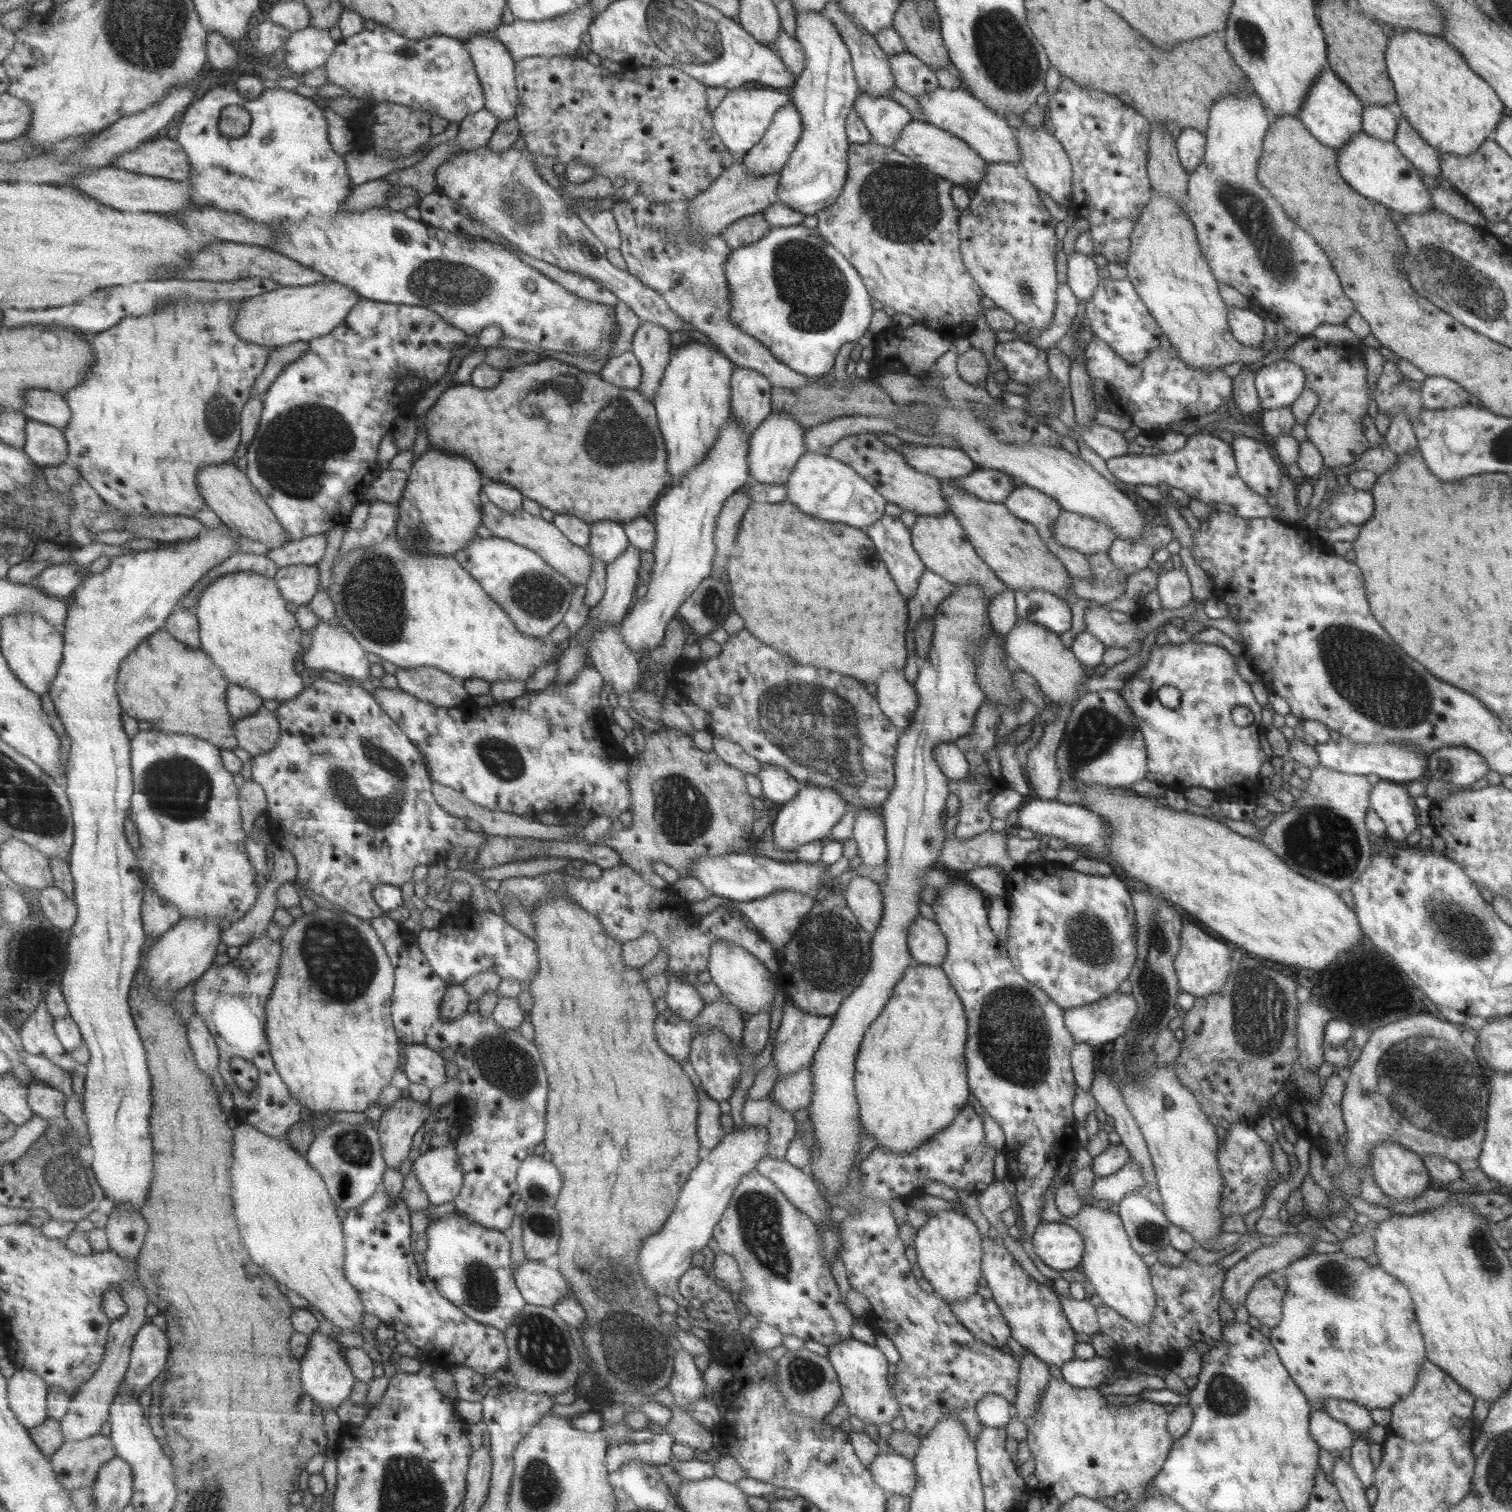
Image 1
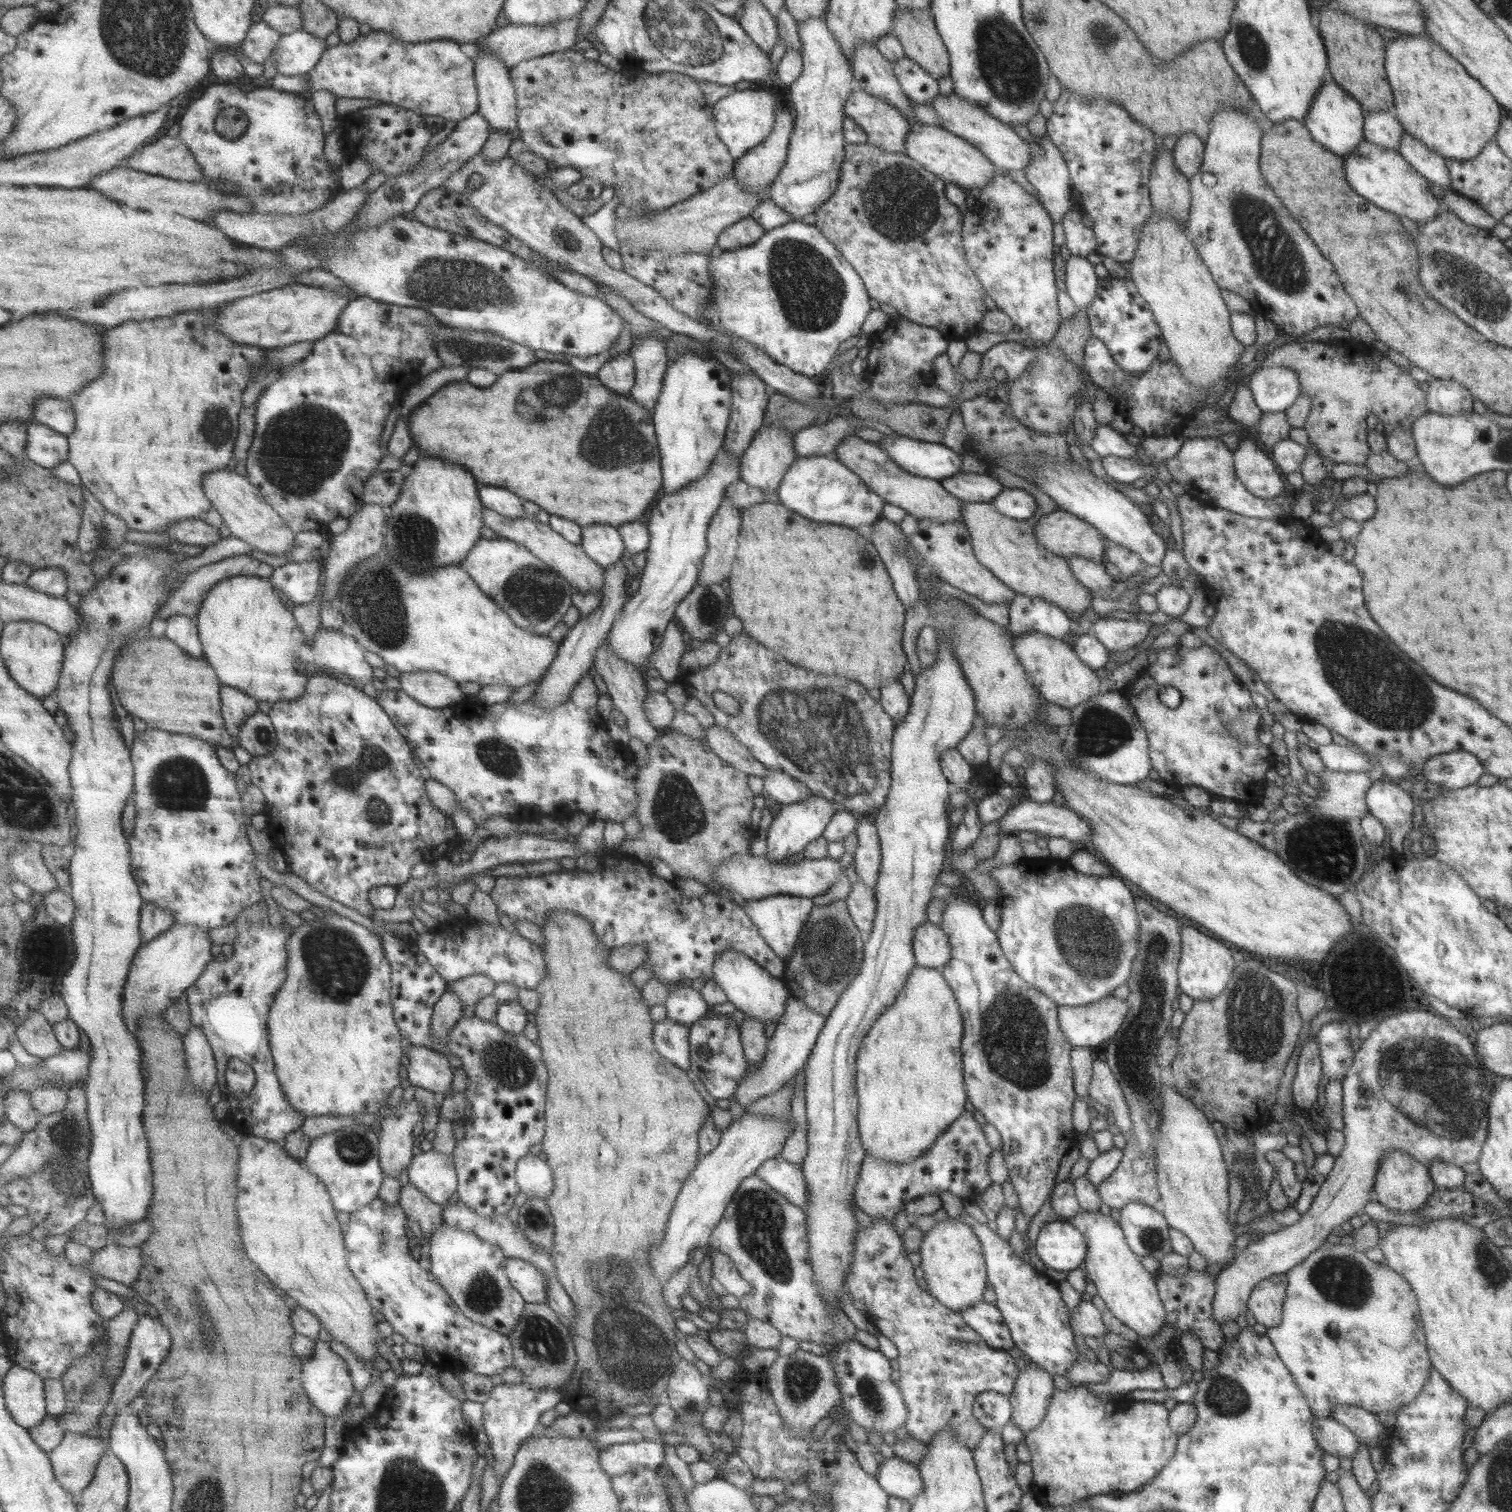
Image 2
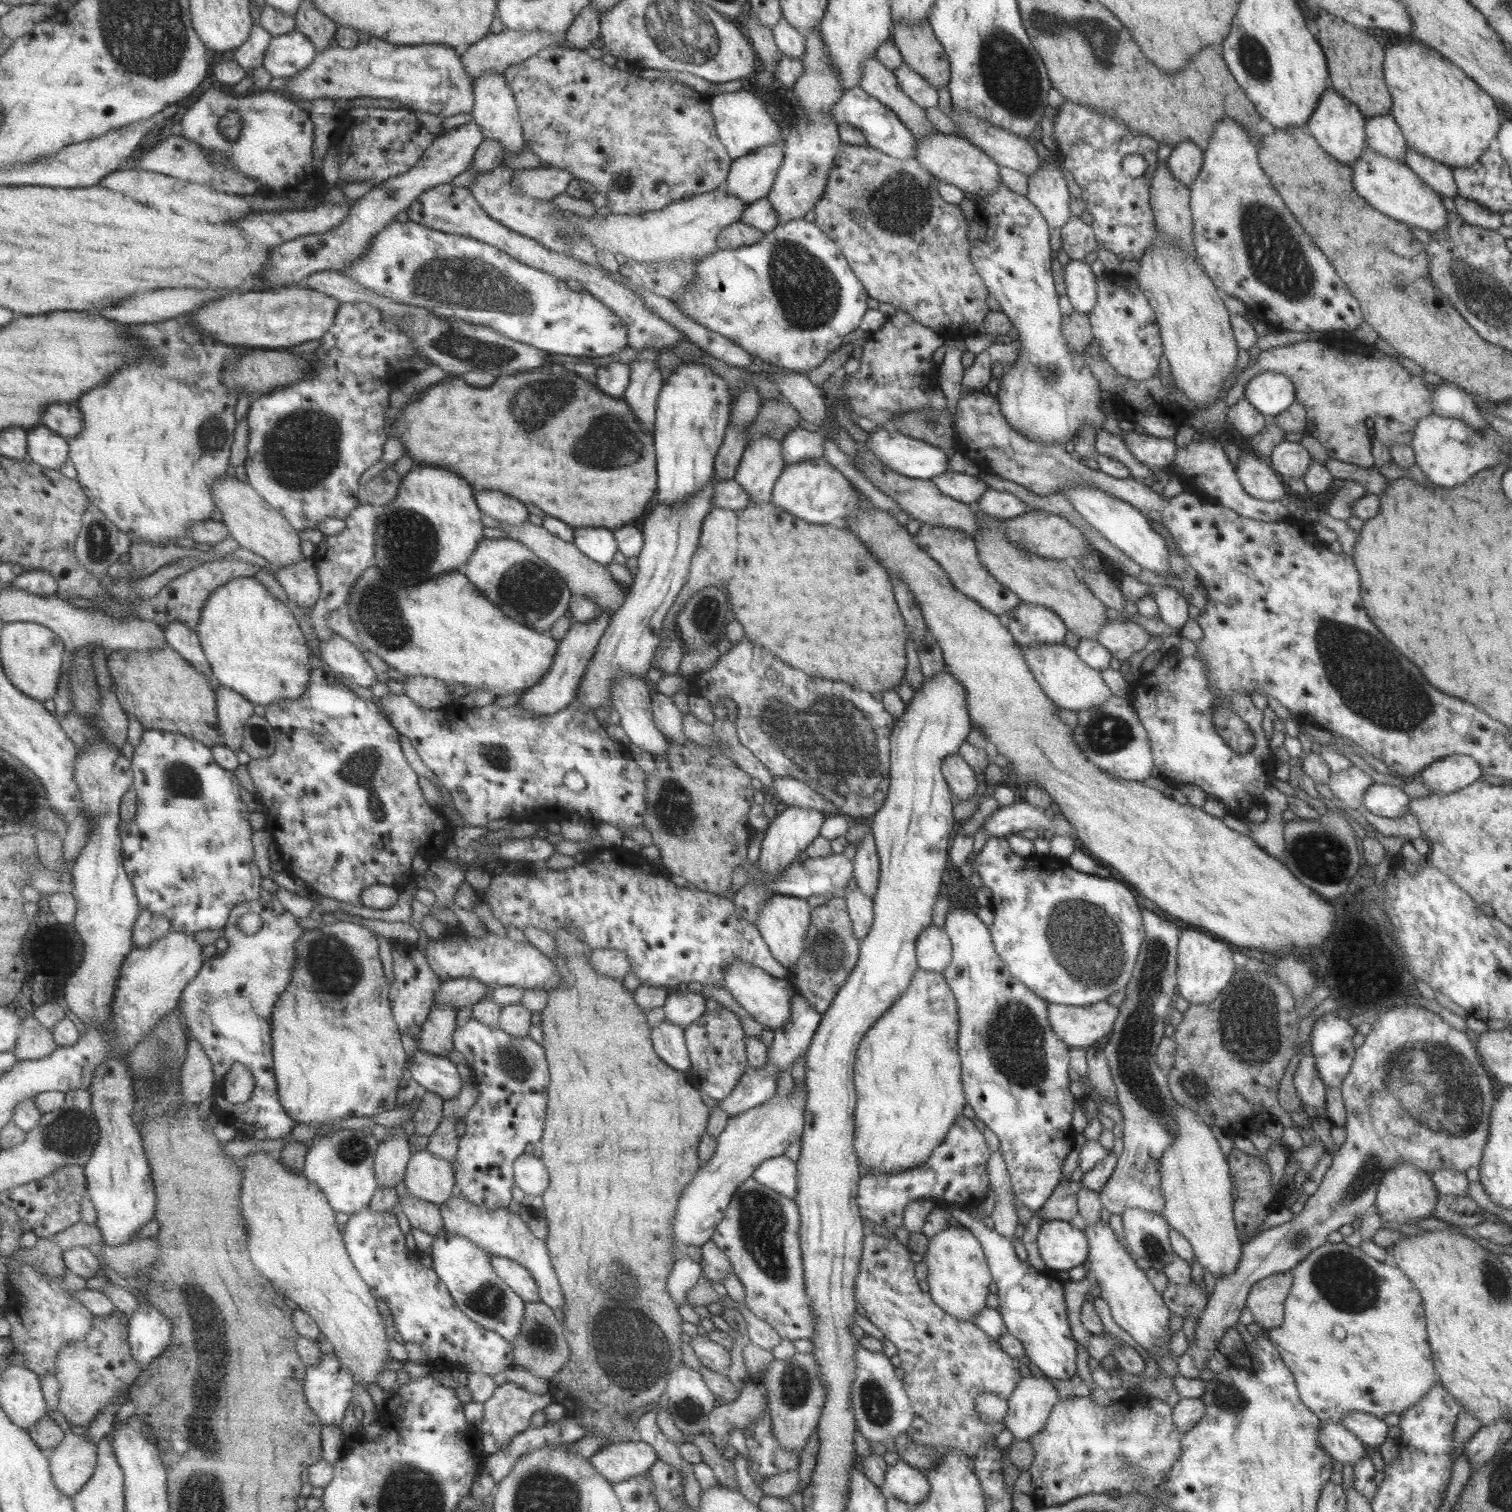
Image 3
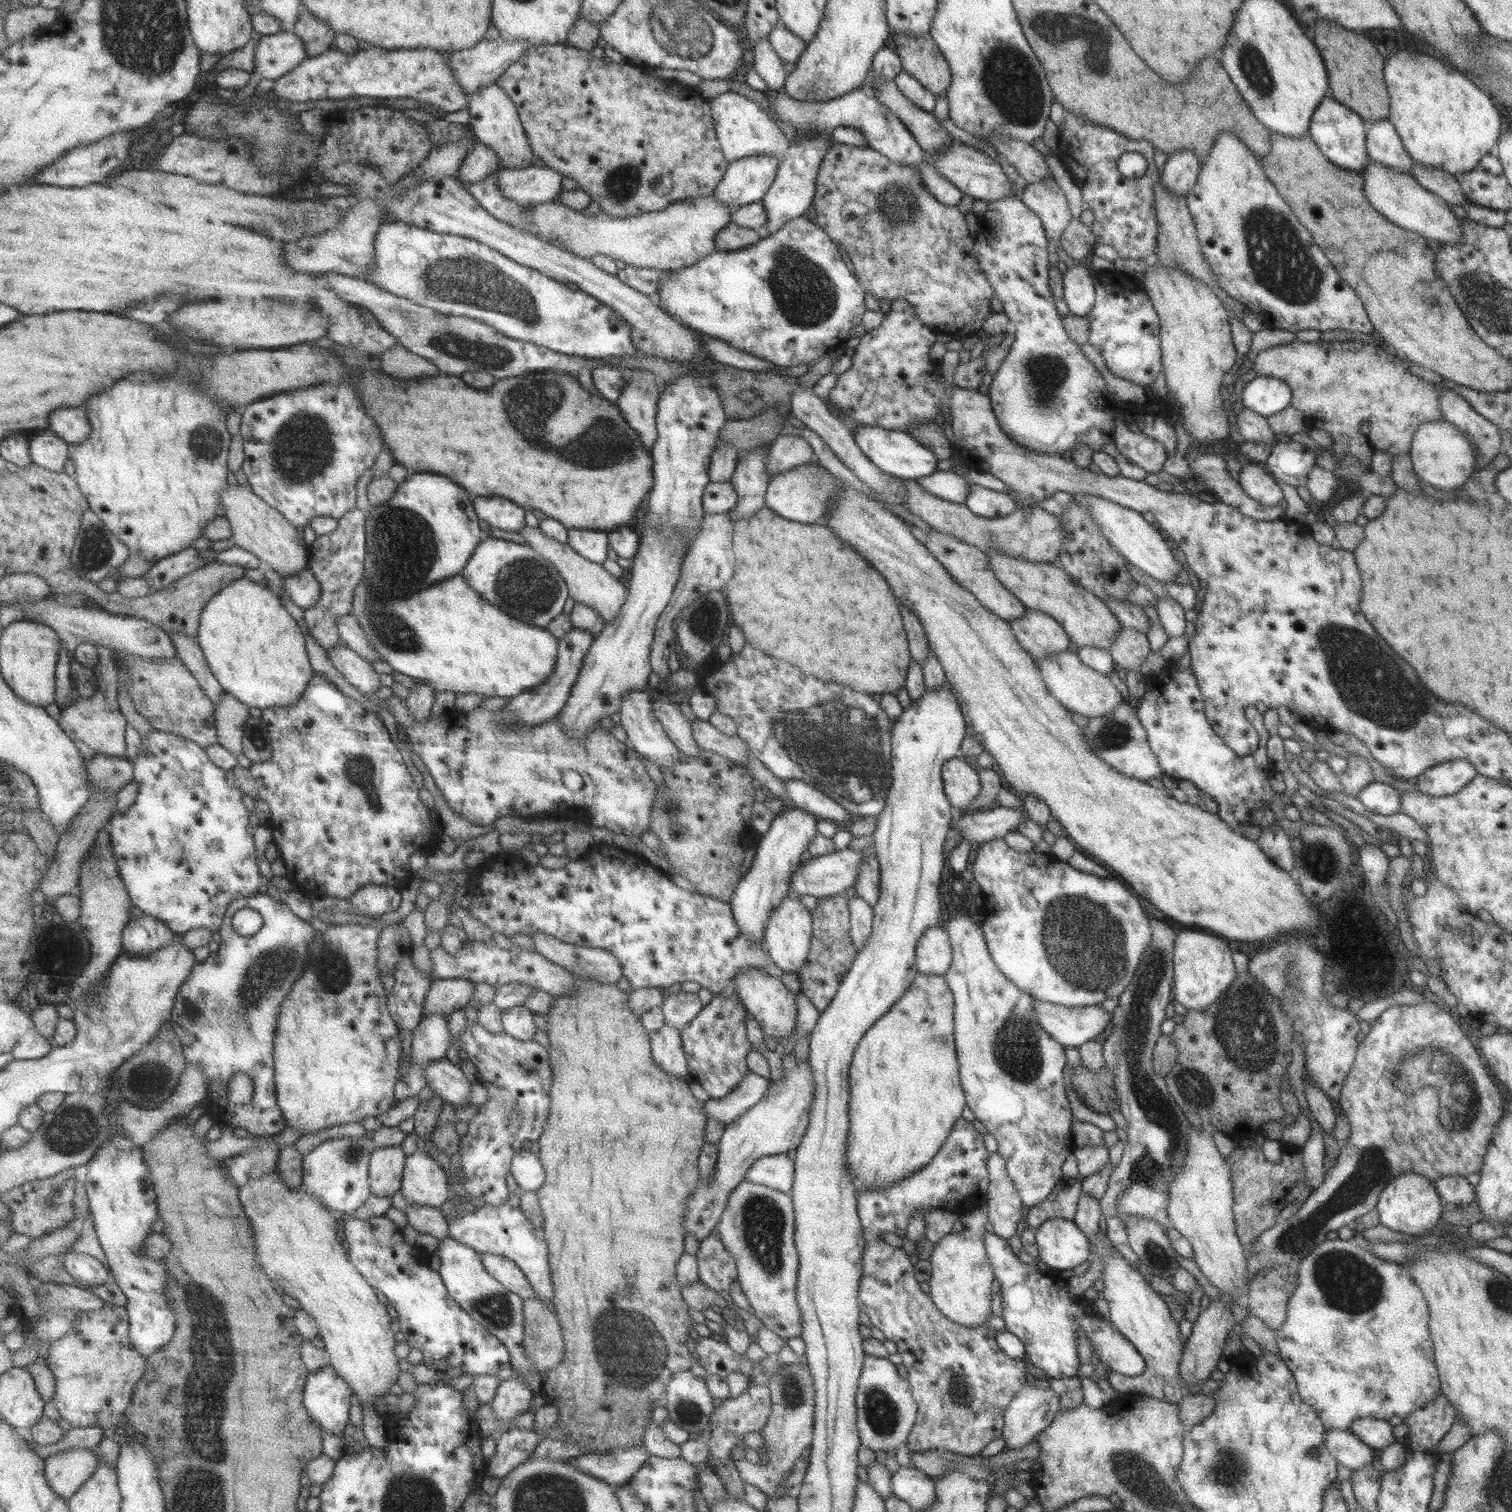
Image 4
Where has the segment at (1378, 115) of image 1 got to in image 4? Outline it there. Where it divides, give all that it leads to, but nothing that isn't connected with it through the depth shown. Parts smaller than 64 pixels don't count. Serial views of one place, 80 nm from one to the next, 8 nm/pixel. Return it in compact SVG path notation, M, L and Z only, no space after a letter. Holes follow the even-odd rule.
M1388 119L1367 124L1366 153L1368 158L1385 168L1412 174L1414 162L1405 152L1401 139Z

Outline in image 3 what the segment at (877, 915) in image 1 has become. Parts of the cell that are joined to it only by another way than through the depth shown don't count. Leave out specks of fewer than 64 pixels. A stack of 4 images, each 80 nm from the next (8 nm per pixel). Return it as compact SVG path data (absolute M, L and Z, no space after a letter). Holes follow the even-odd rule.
M859 889L846 892L843 898L845 898L853 936L860 941L869 932L872 925L872 899Z

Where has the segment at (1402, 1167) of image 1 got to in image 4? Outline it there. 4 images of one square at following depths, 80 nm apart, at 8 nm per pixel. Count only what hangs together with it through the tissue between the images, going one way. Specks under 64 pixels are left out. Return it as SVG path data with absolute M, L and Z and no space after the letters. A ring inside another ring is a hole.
M1413 1173L1397 1175L1385 1182L1375 1206L1379 1223L1391 1231L1418 1237L1431 1232L1441 1220L1444 1206L1437 1195L1433 1181Z

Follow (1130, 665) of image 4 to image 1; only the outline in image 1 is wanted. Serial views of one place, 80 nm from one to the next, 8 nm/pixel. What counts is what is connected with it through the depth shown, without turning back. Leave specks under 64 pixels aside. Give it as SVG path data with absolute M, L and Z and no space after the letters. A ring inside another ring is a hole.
M1086 606L1087 611L1084 613L1084 624L1085 630L1092 634L1101 644L1105 647L1109 646L1111 648L1123 648L1130 642L1137 640L1138 638L1143 639L1148 632L1151 632L1155 626L1160 626L1167 622L1167 616L1169 612L1164 609L1157 610L1157 612L1147 612L1142 614L1140 617L1133 617L1126 622L1115 622L1109 617L1109 609L1095 606Z

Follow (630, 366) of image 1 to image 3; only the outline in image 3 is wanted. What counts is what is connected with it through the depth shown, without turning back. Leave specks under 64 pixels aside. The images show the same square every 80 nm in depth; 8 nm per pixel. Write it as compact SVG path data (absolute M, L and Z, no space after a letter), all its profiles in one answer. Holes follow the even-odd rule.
M620 362L606 363L596 367L595 383L602 393L613 398L622 398L629 382L630 368Z

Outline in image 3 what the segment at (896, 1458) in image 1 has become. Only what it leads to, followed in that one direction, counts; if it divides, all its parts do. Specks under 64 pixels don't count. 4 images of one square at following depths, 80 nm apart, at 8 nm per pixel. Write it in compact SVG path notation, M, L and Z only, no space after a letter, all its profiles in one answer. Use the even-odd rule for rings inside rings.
M905 1461L895 1465L886 1465L884 1474L884 1491L906 1502L911 1508L925 1500L929 1494L930 1484L924 1473L909 1466Z

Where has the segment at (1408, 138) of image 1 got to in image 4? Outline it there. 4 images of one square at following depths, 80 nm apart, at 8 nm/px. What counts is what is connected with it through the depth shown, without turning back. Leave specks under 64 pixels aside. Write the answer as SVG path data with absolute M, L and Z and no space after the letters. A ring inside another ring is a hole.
M1414 164L1412 175L1427 192L1440 196L1447 205L1465 205L1469 202L1465 198L1465 193L1459 181L1440 168Z

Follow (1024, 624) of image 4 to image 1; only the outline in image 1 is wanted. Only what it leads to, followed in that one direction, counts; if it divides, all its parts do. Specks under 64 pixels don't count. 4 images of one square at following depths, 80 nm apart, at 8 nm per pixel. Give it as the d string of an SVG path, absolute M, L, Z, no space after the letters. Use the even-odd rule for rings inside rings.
M1044 590L1014 591L1015 616L1035 622L1039 626L1061 635L1071 626L1071 613L1067 601Z

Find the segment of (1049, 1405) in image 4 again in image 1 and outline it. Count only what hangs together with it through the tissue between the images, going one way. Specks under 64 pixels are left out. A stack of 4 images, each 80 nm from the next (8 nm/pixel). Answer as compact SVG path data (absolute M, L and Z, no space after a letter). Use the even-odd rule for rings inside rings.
M1024 1350L1022 1357L1016 1358L1019 1362L1019 1370L1016 1393L1011 1404L1017 1413L1016 1419L1025 1423L1032 1417L1051 1376L1046 1363L1035 1358L1028 1350Z

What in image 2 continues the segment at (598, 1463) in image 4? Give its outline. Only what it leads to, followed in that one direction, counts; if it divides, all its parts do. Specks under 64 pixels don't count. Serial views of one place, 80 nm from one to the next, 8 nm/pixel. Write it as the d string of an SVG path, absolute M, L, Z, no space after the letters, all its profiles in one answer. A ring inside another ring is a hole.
M662 1436L653 1441L635 1440L625 1444L611 1444L598 1452L597 1462L609 1477L621 1476L639 1467L653 1470L664 1464L663 1447Z

